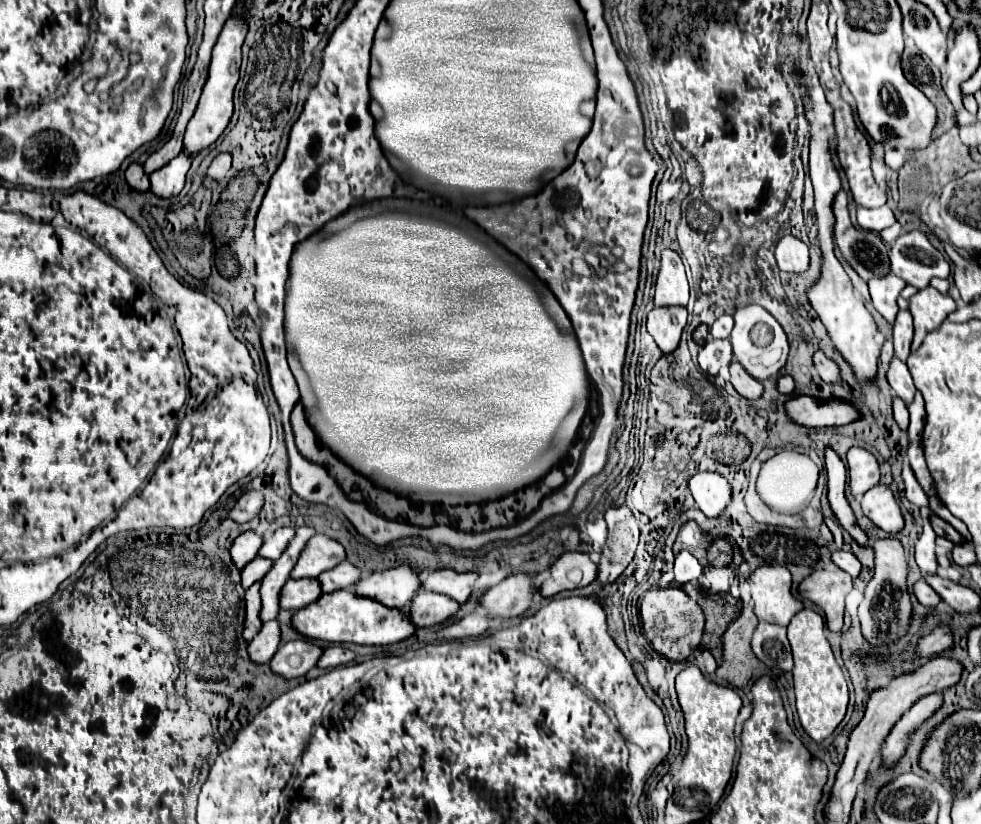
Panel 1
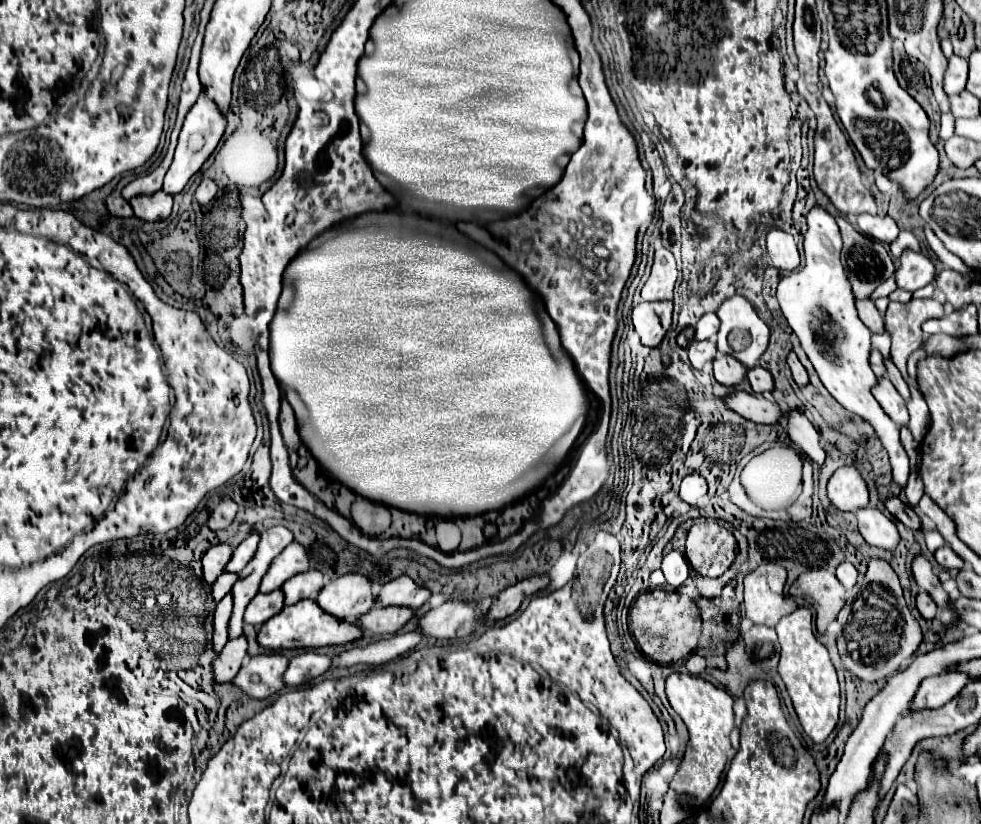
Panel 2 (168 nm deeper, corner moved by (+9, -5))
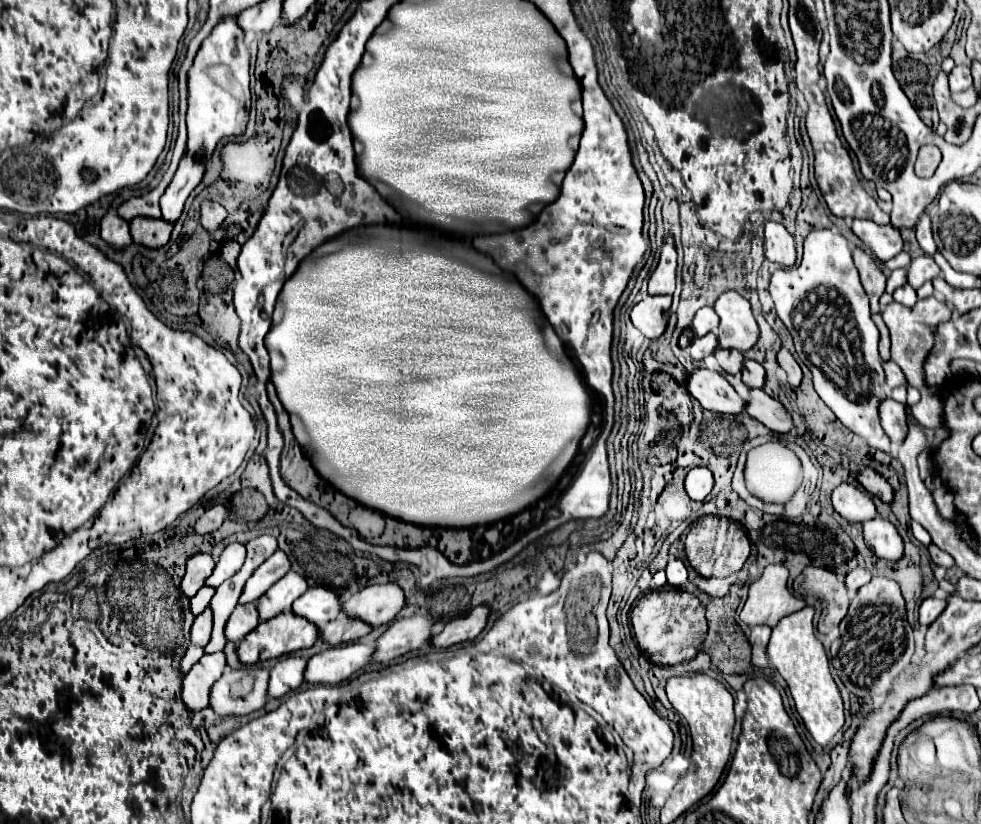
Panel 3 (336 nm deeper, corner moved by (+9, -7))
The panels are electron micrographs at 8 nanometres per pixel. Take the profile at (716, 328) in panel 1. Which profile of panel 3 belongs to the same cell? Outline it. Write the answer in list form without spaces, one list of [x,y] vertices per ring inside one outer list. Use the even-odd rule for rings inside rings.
[[[713,307],[699,309],[697,315],[695,315],[695,319],[693,319],[693,331],[695,331],[697,337],[703,337],[703,335],[715,331],[717,325],[719,325],[719,317],[717,317],[717,313],[715,313]]]

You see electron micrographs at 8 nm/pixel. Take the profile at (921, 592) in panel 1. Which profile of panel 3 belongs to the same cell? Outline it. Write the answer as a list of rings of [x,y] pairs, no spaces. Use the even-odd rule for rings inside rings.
[[[927,597],[923,603],[921,603],[921,609],[919,609],[919,623],[921,623],[921,629],[927,629],[941,613],[943,609],[947,607],[947,599],[945,597]]]

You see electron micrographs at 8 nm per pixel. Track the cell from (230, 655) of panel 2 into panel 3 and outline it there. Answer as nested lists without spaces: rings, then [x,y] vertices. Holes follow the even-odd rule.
[[[225,653],[203,655],[189,673],[183,675],[181,701],[187,711],[197,713],[209,705],[209,689],[225,669]]]

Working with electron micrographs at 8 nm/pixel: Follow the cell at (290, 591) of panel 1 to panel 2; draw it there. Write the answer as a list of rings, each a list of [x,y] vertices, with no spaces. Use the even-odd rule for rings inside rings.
[[[281,589],[271,591],[271,593],[257,593],[245,611],[245,623],[263,625],[267,619],[277,615],[283,607],[285,607],[285,603],[283,603]]]

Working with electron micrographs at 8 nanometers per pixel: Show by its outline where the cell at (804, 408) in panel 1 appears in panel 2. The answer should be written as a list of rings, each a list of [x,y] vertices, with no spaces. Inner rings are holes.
[[[733,393],[725,399],[727,407],[737,411],[741,417],[753,421],[753,423],[765,423],[765,425],[777,425],[783,419],[783,409],[775,401],[767,401],[761,395],[749,395],[749,393]]]

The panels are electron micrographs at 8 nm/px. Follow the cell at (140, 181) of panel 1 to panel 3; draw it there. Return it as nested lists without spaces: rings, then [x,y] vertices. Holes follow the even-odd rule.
[[[109,209],[109,213],[101,219],[101,239],[115,249],[125,249],[131,245],[129,225],[117,215],[115,209]]]

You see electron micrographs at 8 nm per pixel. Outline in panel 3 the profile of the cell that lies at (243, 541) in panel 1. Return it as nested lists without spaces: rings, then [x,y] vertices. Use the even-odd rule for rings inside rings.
[[[197,553],[193,555],[189,561],[187,561],[187,567],[185,567],[185,575],[181,579],[181,593],[185,597],[193,597],[203,585],[205,585],[205,579],[211,575],[215,567],[215,561],[209,553]]]

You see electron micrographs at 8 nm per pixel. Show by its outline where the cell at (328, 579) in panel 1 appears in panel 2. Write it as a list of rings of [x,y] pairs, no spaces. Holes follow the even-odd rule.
[[[309,569],[295,579],[289,579],[281,589],[285,591],[285,605],[295,605],[303,599],[313,599],[319,589],[325,587],[325,575],[317,569]]]

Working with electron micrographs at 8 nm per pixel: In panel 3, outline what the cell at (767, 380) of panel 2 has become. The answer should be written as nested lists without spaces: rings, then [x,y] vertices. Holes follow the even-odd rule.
[[[747,359],[745,365],[743,365],[741,375],[743,375],[743,383],[745,383],[747,387],[757,387],[757,389],[759,389],[759,387],[763,387],[763,383],[765,383],[765,369],[763,369],[757,361]]]

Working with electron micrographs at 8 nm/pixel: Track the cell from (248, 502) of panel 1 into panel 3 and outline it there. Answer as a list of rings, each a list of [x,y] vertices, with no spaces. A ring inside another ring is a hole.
[[[213,505],[211,509],[207,509],[195,523],[195,533],[205,535],[211,533],[215,529],[221,527],[221,523],[227,519],[227,509],[223,505]]]

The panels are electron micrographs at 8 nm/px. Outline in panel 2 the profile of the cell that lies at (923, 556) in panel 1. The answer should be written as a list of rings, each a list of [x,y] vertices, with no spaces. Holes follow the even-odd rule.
[[[919,553],[919,555],[915,555],[915,559],[913,559],[913,563],[911,563],[911,573],[913,573],[913,577],[915,577],[917,585],[919,585],[921,589],[925,589],[925,591],[935,599],[935,603],[937,603],[937,605],[941,605],[941,607],[949,609],[951,601],[949,601],[947,593],[943,591],[943,587],[941,587],[941,583],[939,583],[939,579],[937,579],[937,575],[933,573],[931,563],[929,563],[921,553]]]

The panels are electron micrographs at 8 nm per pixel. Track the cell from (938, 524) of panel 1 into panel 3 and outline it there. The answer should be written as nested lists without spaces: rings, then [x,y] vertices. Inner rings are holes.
[[[863,467],[859,473],[857,473],[857,481],[871,493],[871,495],[877,495],[881,501],[885,503],[891,503],[891,497],[893,497],[893,489],[889,487],[889,483],[871,467]]]

